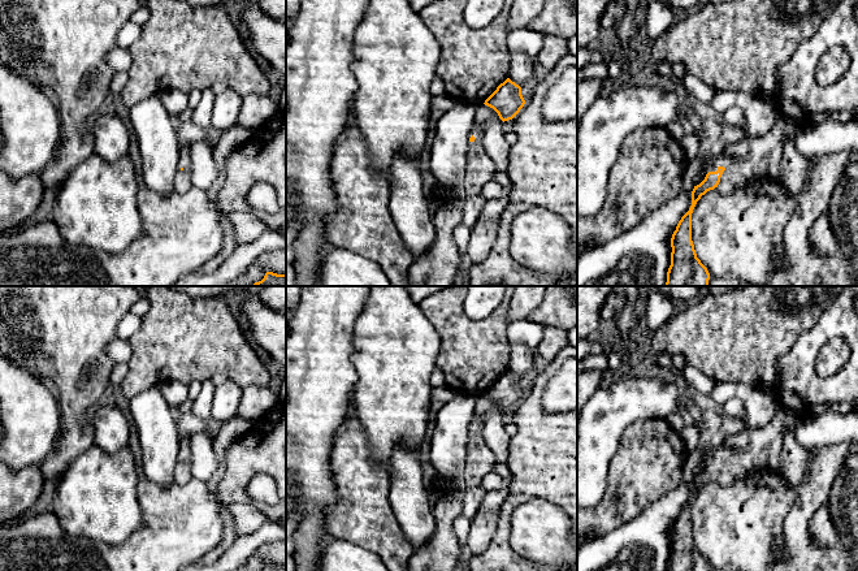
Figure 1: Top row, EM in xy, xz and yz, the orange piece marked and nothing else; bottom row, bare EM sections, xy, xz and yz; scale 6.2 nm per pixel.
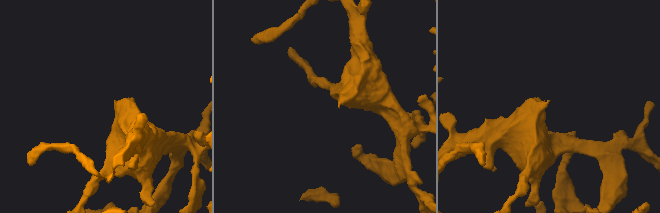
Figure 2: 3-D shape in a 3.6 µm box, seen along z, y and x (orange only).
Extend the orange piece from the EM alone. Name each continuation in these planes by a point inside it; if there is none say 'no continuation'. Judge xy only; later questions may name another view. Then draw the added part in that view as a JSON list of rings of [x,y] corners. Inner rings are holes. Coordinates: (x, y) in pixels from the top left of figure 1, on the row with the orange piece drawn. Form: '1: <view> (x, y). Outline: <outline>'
1: xy (182, 181). Outline: [[[185,144],[179,153],[178,169],[174,177],[174,191],[185,194],[191,187],[191,151],[190,144]]]

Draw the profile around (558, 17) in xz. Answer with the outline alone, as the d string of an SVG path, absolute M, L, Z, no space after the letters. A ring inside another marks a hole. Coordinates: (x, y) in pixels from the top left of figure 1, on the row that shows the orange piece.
M545 0L529 29L569 39L577 34L577 0Z

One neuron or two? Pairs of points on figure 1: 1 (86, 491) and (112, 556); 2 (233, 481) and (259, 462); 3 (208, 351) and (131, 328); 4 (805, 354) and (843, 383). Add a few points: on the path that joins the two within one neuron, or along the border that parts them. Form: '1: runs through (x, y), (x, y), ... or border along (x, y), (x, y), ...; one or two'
1: border along (135, 530), (118, 544), (104, 544), (78, 536); two
2: runs through (239, 475), (252, 462); one
3: border along (141, 318), (141, 327), (128, 340); two
4: runs through (805, 367), (819, 383), (830, 383); one

